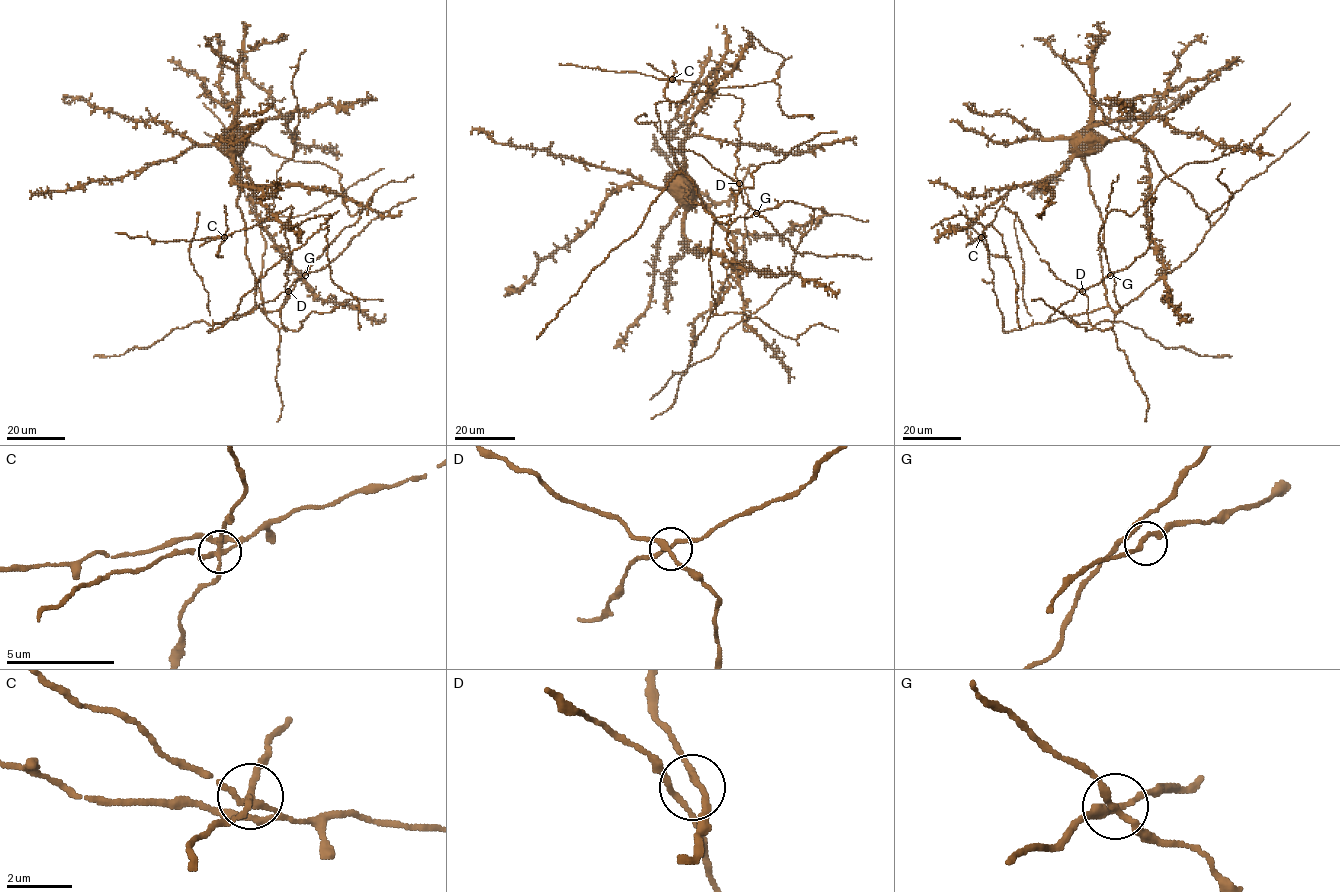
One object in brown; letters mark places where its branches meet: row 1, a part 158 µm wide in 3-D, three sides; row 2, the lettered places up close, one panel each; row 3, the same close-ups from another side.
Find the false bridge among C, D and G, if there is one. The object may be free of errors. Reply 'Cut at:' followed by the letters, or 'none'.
Cut at: C

